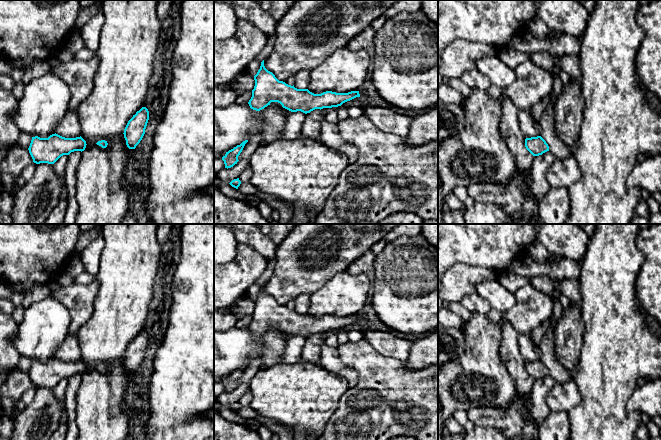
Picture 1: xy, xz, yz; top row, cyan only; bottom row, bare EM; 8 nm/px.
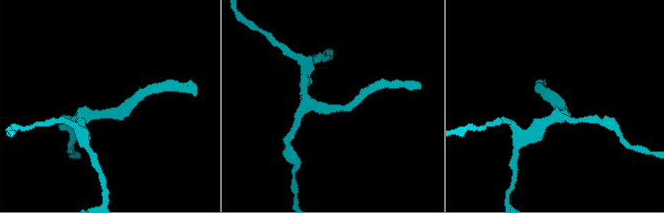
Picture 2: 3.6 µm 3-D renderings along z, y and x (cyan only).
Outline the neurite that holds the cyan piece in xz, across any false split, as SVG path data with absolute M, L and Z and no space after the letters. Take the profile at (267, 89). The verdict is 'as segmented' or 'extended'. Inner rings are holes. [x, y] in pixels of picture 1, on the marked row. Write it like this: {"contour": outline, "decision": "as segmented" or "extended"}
{"contour": "M264 60L261 62L254 80L255 86L248 104L251 109L256 111L264 109L271 102L278 102L291 112L301 111L307 114L315 109L338 107L347 101L360 97L359 91L348 93L326 91L314 94L308 89L297 89L294 85L291 86L279 81L272 72L265 68Z", "decision": "as segmented"}

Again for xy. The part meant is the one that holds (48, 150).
{"contour": "M55 133L48 138L32 137L28 150L34 163L54 164L63 155L84 151L86 145L86 141L81 136L65 138Z", "decision": "as segmented"}

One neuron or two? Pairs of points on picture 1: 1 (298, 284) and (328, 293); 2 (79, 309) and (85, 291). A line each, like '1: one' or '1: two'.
1: two
2: one

